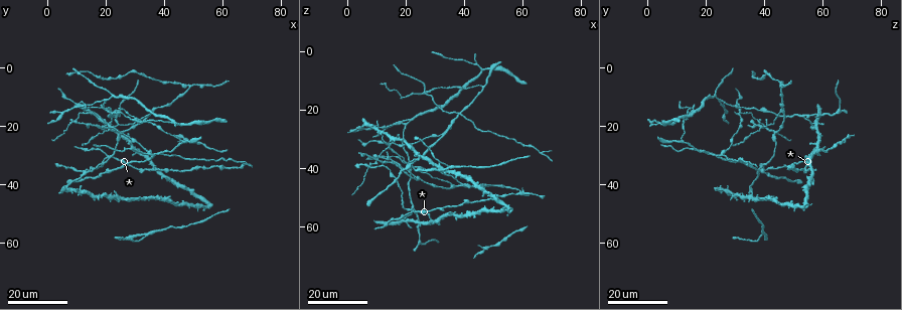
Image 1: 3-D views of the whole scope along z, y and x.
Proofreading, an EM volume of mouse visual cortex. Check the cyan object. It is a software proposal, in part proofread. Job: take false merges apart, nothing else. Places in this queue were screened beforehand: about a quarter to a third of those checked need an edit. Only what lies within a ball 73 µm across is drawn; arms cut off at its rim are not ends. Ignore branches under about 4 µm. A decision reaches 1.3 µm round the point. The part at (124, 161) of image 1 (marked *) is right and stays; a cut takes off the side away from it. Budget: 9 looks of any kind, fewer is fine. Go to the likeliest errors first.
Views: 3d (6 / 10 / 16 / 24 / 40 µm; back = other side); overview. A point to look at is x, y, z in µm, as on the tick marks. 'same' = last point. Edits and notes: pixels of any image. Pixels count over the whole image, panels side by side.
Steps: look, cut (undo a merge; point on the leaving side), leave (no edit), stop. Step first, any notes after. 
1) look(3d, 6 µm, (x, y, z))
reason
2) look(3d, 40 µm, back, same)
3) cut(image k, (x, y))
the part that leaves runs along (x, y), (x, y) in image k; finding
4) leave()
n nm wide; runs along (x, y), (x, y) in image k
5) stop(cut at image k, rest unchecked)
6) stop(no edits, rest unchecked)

look(3d, 16 µm, (39, 29, 22))
four arms meet

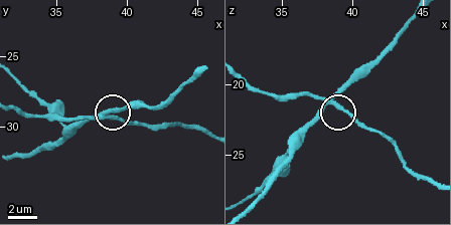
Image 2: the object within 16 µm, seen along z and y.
look(3d, 6 µm, (38.8, 29.2, 21.2))

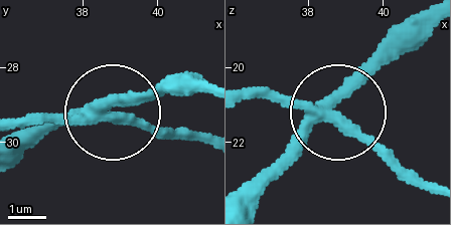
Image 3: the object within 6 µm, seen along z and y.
cut(image 3, (42, 114))
side arm 40 µm; the part that leaves runs along (101, 117), (203, 136) in image 3; two cells meet here

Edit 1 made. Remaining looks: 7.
look(3d, 16 µm, (24, 45, 36))

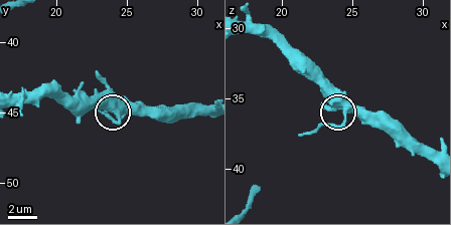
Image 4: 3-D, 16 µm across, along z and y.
look(3d, 6 µm, same)

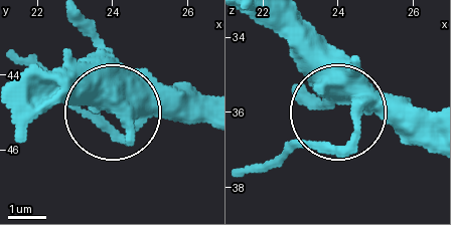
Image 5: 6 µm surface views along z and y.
leave()
side arm 5 µm; runs along (427, 146), (359, 110), (340, 146), (286, 156) in image 5; continuous, no second cell

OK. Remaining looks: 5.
look(3d, 16 µm, (28, 24, 30))
calibre changes

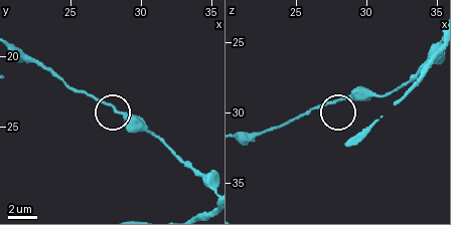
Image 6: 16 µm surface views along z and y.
look(3d, 10 µm, (28.4, 24.0, 29.0))
closer look

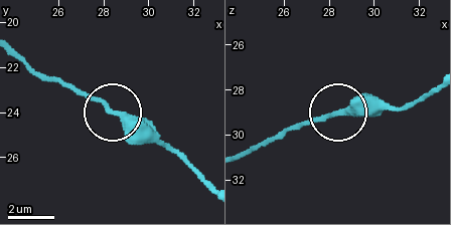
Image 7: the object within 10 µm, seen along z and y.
leave()
290 nm wide; all the same cell

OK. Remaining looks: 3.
look(3d, 24 µm, (36, 14, 45))

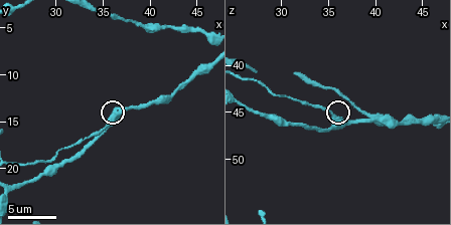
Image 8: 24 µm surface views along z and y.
look(3d, 6 µm, (35.6, 15.0, 45.6))

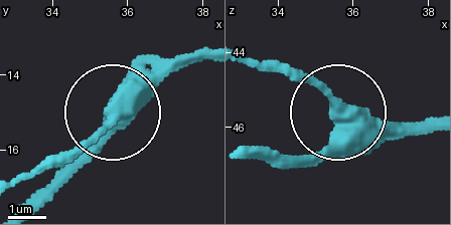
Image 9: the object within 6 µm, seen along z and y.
leave()
side arm 35 µm; runs along (25, 207), (112, 111), (57, 166) in image 9; continuous, no second cell

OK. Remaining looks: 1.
stop(cut at image 3, rest unchecked)

